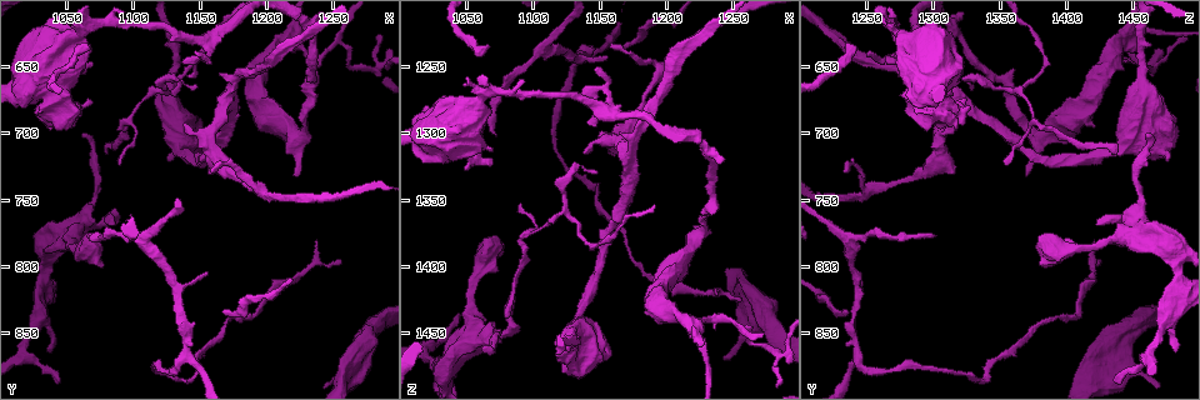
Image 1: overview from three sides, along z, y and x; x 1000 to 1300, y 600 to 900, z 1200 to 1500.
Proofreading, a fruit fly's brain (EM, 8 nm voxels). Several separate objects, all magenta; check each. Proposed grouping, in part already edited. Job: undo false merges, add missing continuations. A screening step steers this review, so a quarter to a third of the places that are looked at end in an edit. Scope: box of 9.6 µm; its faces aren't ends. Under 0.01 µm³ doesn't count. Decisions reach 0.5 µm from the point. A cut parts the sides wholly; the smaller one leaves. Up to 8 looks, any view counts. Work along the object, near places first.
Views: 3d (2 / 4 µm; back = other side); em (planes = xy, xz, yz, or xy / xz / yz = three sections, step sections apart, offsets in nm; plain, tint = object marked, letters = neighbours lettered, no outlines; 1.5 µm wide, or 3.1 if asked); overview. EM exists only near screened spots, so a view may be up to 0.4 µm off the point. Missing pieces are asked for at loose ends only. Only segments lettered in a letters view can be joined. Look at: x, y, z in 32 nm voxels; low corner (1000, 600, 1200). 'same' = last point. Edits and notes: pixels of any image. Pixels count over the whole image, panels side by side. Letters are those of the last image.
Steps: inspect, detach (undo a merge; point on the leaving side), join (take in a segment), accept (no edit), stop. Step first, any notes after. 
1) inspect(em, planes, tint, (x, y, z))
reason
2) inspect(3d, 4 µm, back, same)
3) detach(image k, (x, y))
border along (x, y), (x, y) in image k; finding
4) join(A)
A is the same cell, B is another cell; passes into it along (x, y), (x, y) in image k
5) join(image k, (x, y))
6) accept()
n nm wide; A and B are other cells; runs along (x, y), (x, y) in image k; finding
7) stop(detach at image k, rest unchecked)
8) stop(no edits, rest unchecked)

inspect(em, planes, letters, (1112, 784, 1240))
arms part here

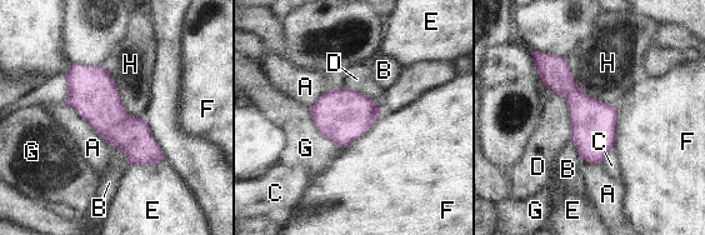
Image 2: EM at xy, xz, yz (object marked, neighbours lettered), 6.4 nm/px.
accept()
A, B, C, D, E, F, G and H are other cells; border along (564, 59), (588, 95), (614, 106) in image 2; one neuron here

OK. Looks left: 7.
inspect(em, planes, letters, (1074, 774, 1300))

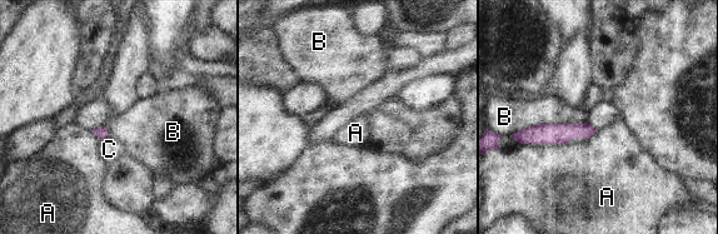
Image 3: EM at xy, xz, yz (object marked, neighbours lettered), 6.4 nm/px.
accept()
80 nm wide; A, B and C are other cells; runs along (592, 130), (529, 132) in image 3; none of them fits

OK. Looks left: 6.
inspect(em, planes, plain, (1086, 768, 1422))
an open end

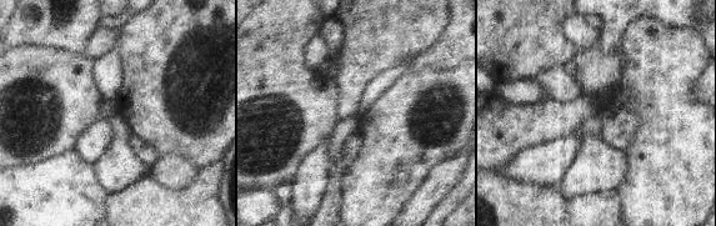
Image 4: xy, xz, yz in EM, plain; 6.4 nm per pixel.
inspect(em, planes, letters, same)

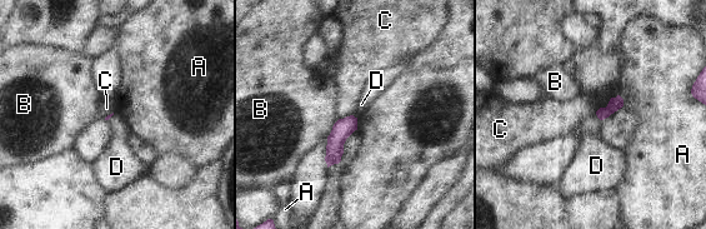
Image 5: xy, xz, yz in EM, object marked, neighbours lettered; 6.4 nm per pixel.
join(D)
D is the same cell, A, B and C are other cells; the neuron continues

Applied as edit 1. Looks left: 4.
stop(join at image 5, rest unchecked)

